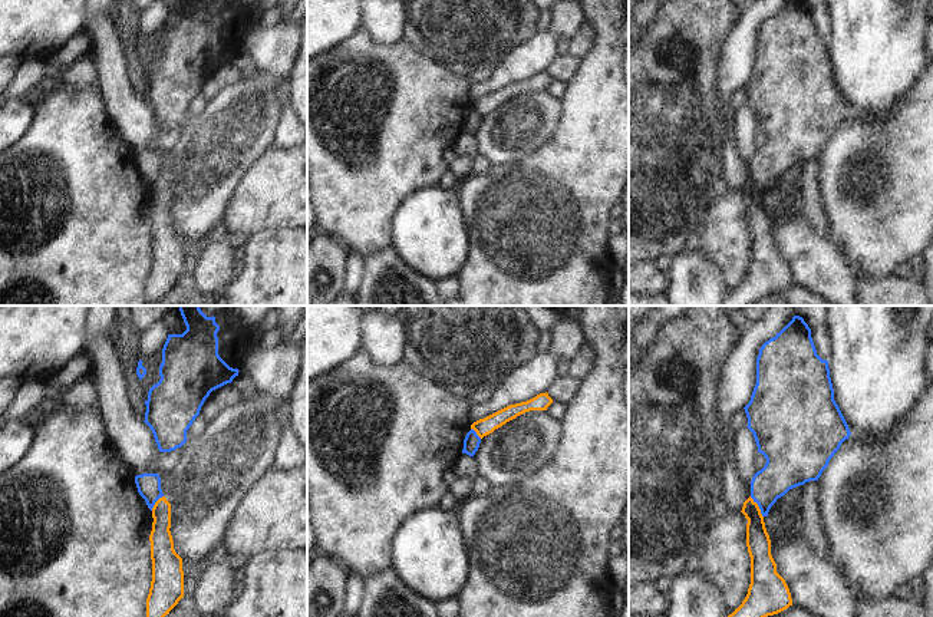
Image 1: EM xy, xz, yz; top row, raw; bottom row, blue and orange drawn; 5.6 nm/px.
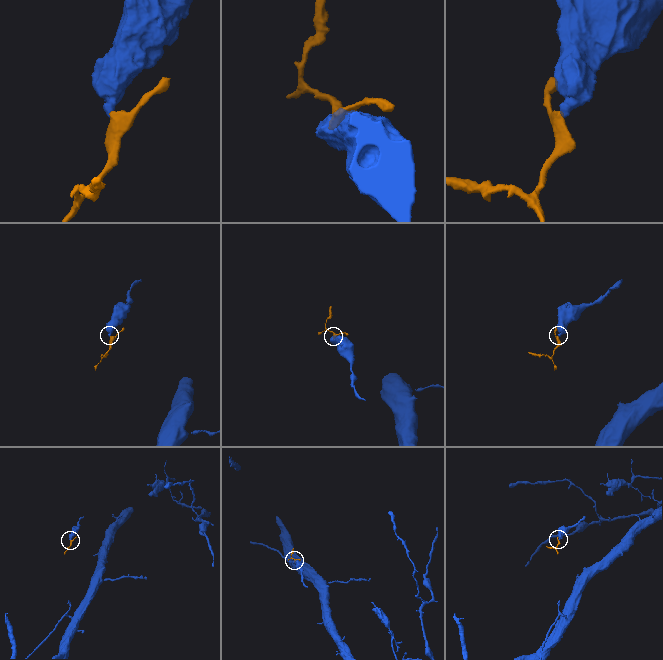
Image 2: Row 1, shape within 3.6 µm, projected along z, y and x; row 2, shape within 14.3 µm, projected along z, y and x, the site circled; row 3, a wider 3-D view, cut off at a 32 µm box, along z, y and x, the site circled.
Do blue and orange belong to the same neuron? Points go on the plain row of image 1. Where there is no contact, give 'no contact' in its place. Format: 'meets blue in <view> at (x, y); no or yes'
meets blue in yz at (758, 184); no

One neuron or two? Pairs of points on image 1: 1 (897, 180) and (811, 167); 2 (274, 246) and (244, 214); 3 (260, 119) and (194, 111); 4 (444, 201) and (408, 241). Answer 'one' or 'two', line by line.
1: two
2: two
3: two
4: one

